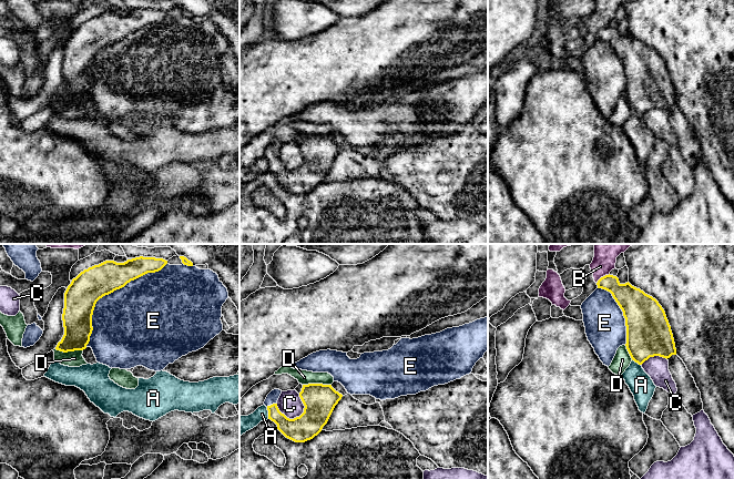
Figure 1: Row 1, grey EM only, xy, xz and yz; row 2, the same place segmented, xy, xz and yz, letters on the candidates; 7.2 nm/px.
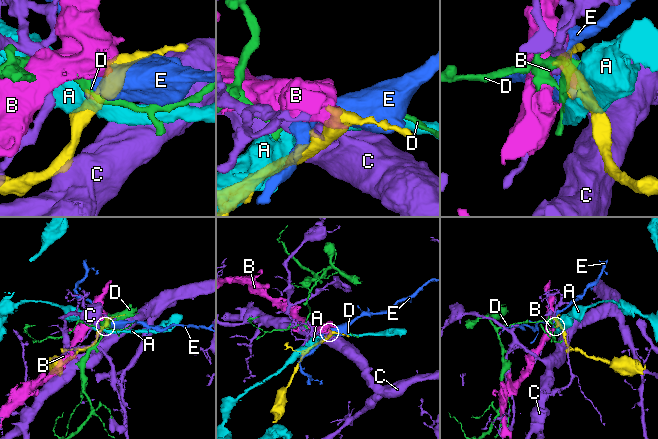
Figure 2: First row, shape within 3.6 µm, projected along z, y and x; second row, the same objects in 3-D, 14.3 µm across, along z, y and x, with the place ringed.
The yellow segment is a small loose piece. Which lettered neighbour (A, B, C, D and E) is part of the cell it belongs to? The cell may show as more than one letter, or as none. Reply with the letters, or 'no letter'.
E

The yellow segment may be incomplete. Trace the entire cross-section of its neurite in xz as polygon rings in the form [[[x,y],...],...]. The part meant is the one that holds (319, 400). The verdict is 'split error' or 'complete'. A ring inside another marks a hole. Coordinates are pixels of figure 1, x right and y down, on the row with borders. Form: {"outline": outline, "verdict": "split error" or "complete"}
{"outline": [[[303,385],[299,397],[305,406],[304,412],[299,417],[289,419],[277,407],[281,394],[279,389],[272,390],[264,405],[268,410],[268,419],[277,425],[277,429],[286,438],[295,442],[305,442],[317,436],[343,397],[332,385]]], "verdict": "split error"}

